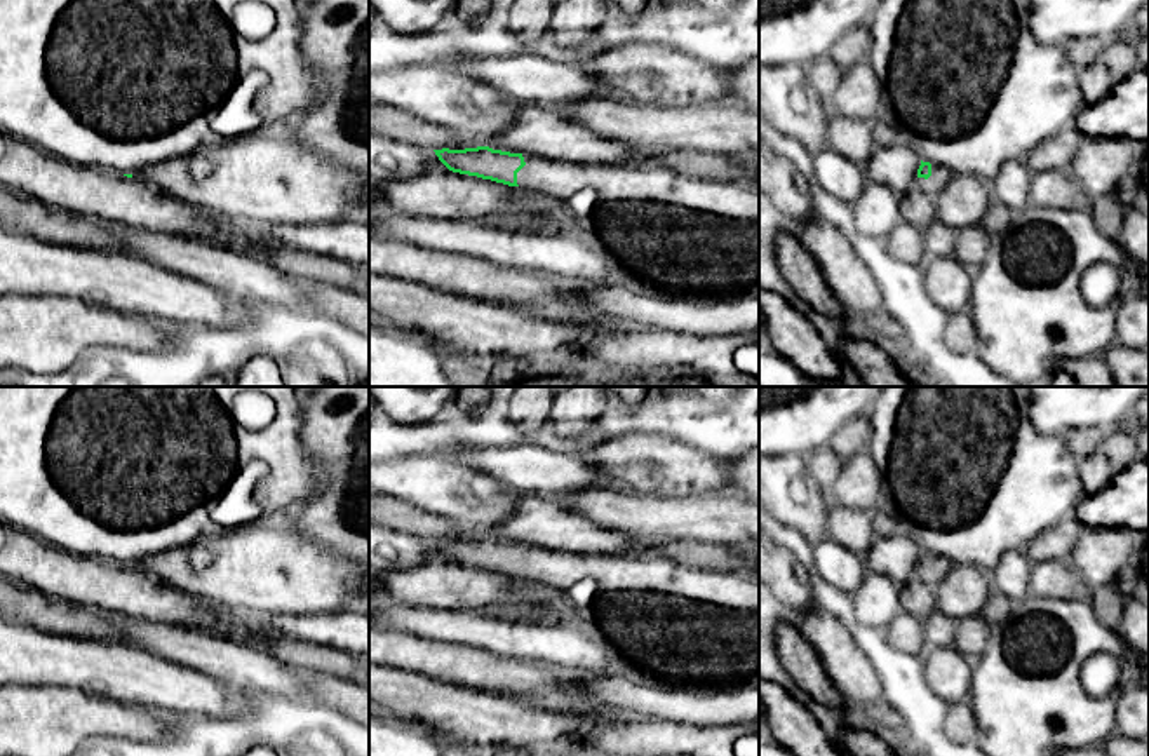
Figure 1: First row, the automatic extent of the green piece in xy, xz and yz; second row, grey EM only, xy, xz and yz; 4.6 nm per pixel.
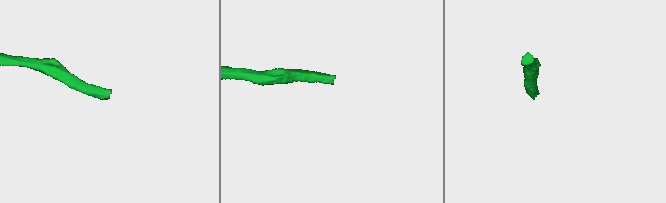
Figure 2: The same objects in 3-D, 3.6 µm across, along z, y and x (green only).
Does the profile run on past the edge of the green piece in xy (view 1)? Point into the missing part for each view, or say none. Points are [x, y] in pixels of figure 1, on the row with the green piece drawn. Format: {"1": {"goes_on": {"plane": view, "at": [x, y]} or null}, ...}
{"1": {"goes_on": null}}

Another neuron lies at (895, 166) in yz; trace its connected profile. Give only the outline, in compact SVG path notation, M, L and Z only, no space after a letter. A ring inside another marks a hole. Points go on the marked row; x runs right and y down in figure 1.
M893 143L879 146L867 162L869 181L891 188L898 197L907 193L917 178L921 159L910 146Z

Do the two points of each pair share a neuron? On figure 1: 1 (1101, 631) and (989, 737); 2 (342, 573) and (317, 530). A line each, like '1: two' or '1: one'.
1: one
2: two

